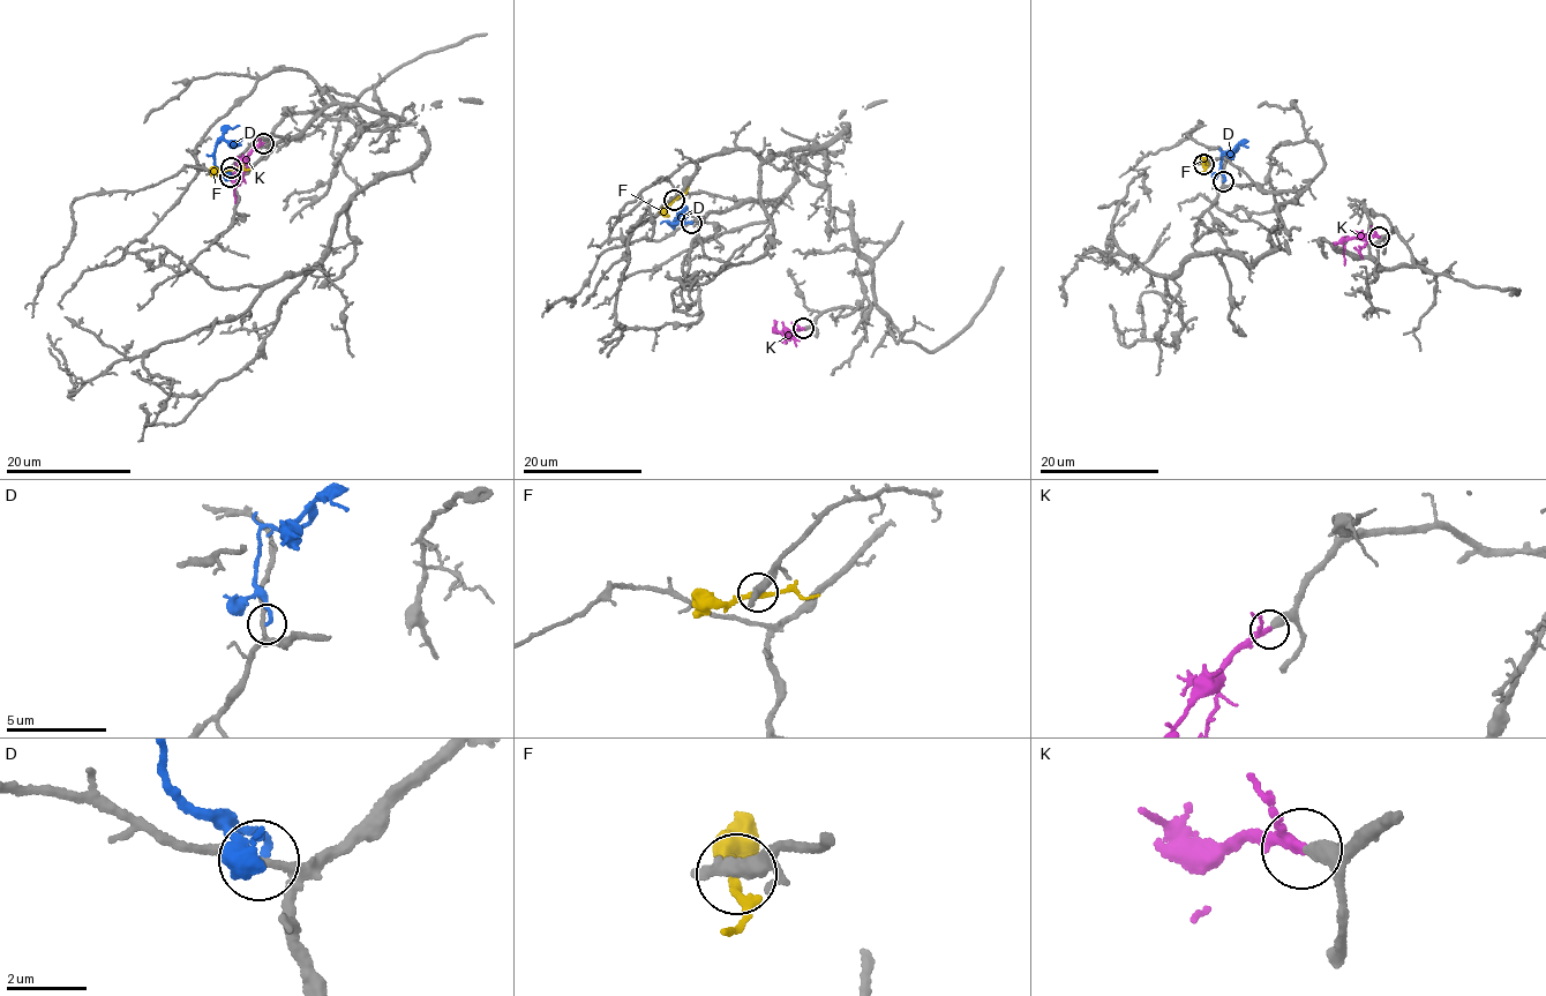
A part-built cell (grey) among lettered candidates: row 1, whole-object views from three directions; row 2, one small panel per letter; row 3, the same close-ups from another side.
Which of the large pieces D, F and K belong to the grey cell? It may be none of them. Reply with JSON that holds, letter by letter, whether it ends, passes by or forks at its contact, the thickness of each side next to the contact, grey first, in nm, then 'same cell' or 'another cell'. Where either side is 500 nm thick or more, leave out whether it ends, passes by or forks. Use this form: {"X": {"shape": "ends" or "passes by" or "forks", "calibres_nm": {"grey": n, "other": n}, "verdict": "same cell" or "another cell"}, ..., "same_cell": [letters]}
{"D": {"shape": "ends", "calibres_nm": {"grey": 190, "other": 190}, "verdict": "another cell"}, "F": {"shape": "passes by", "calibres_nm": {"grey": 480, "other": 200}, "verdict": "another cell"}, "K": {"shape": "passes by", "calibres_nm": {"grey": 360, "other": 220}, "verdict": "same cell"}, "same_cell": ["K"]}

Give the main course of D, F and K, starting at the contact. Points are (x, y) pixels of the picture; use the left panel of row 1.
D: (230, 178), (214, 157), (227, 129), (239, 126)
F: (230, 169), (214, 174)
K: (263, 143), (240, 158), (232, 176), (234, 203)

